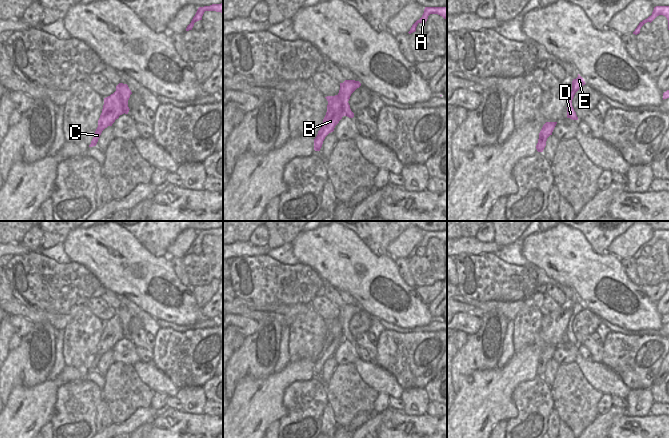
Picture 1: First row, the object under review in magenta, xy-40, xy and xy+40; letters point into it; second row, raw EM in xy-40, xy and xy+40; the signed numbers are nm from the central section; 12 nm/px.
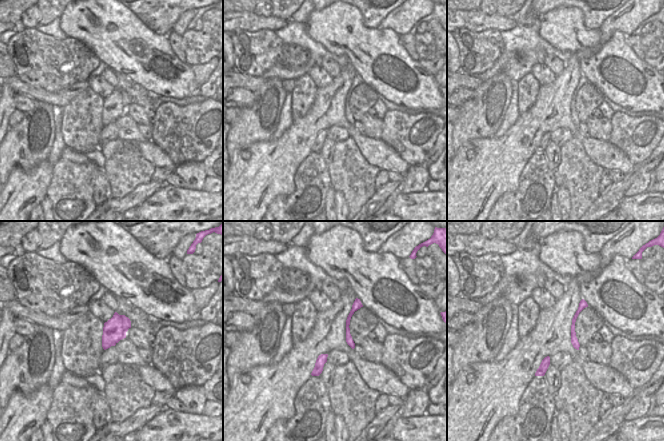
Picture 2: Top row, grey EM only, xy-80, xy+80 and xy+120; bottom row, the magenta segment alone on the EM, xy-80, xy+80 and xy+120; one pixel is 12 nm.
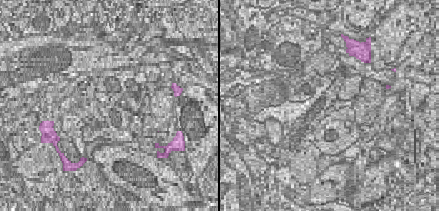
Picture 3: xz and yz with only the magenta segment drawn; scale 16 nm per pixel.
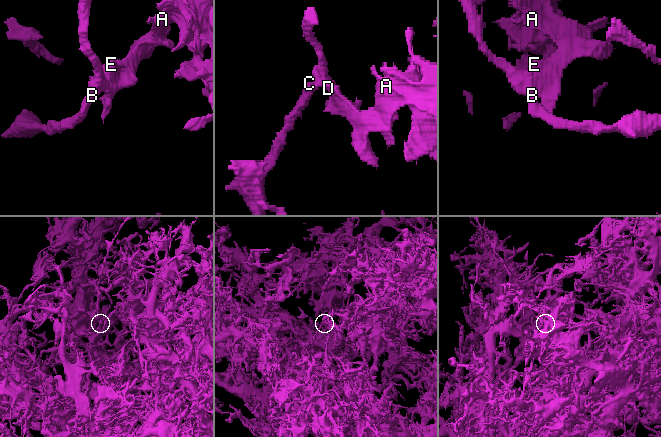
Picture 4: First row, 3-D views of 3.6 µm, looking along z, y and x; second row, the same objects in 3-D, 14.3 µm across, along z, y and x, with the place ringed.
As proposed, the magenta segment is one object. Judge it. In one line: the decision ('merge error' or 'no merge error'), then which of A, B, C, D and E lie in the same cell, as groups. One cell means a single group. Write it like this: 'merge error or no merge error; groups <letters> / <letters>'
merge error; groups A D E / B C

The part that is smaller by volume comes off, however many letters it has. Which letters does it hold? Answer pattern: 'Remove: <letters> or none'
Remove: B, C.

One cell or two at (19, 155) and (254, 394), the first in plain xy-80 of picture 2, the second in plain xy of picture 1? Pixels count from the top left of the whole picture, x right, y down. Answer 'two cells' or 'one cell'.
two cells

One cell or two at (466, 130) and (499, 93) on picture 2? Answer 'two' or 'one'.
one

